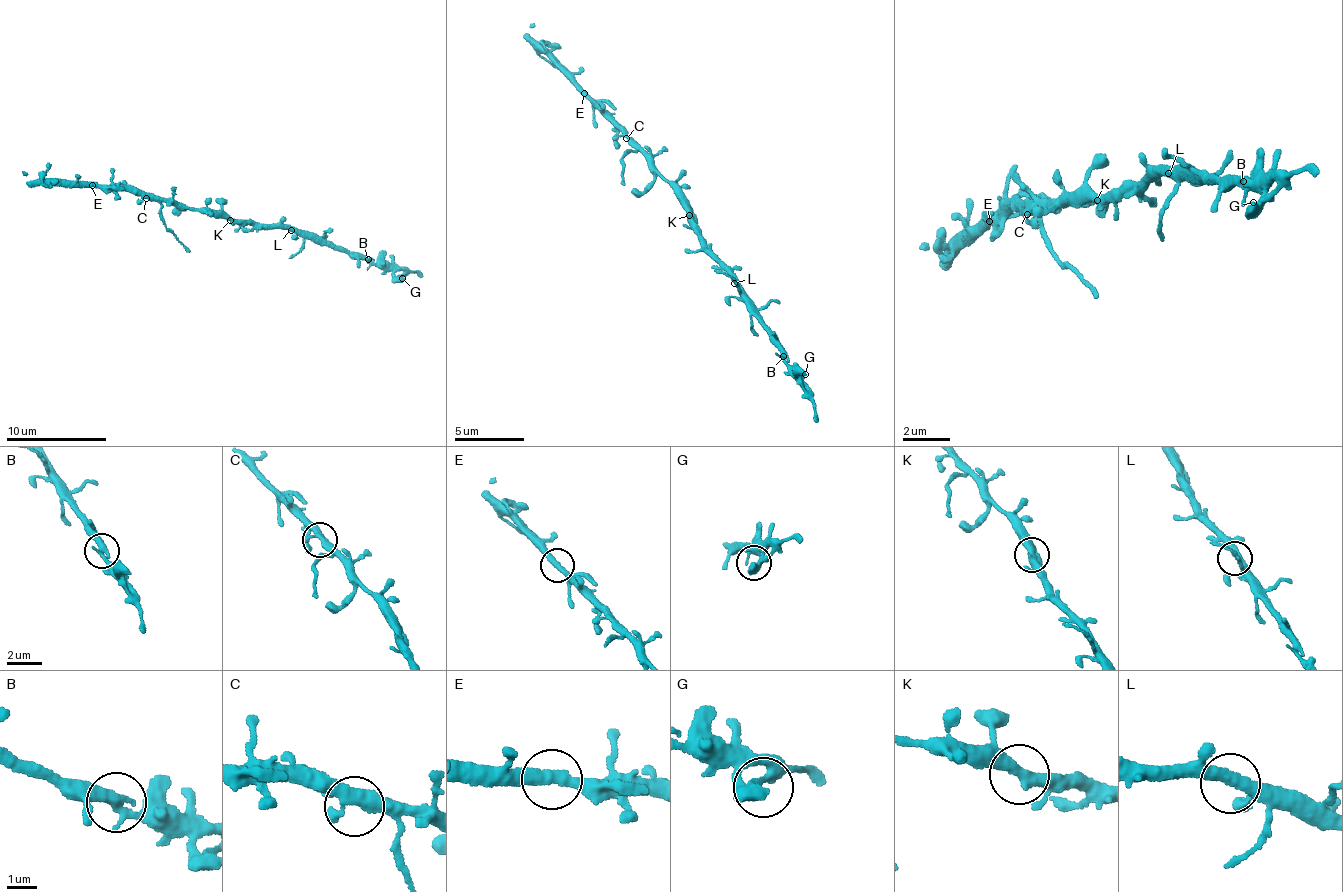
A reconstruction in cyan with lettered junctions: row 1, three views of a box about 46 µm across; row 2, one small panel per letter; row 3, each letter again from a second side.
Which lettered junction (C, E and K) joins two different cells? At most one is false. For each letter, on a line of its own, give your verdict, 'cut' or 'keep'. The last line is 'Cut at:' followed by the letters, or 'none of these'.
C: keep
E: keep
K: keep
Cut at: none of these

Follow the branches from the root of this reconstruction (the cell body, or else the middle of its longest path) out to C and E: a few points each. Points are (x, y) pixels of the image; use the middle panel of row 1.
C: (693, 215), (685, 200), (626, 138)
E: (693, 215), (685, 200), (584, 93)

